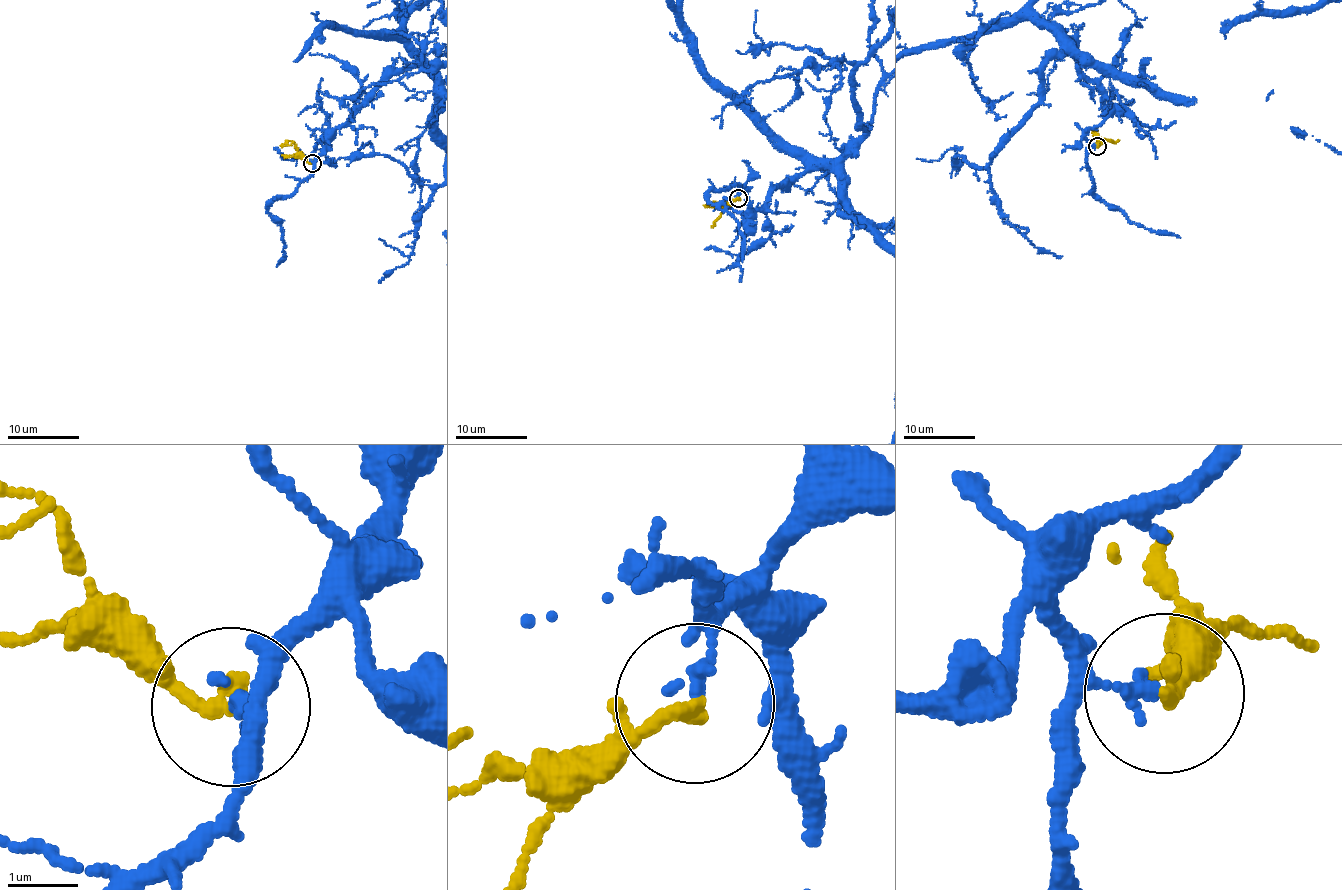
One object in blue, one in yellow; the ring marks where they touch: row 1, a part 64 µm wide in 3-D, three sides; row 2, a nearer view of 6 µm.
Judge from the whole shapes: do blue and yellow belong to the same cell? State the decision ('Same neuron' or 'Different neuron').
Different neuron

